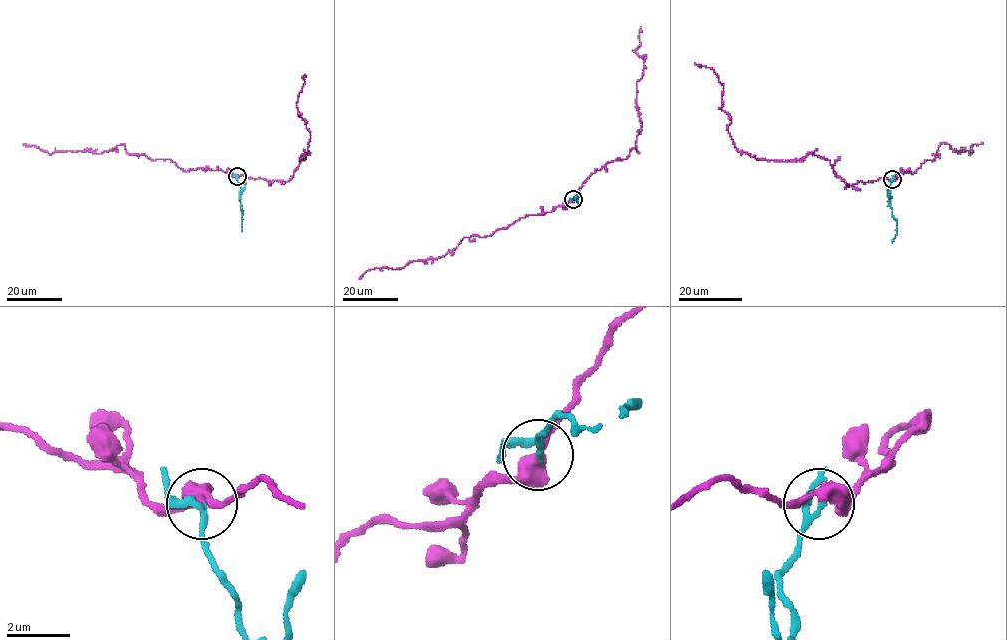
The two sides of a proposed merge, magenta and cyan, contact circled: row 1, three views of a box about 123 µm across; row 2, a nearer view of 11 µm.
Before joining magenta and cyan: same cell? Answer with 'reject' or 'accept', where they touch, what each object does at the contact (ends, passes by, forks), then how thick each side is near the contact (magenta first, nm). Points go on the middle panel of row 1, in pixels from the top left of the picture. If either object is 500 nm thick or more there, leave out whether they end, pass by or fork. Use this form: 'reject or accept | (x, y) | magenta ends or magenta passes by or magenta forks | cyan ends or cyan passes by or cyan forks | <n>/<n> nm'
reject | (573, 199) | magenta passes by | cyan passes by | 400/170 nm

